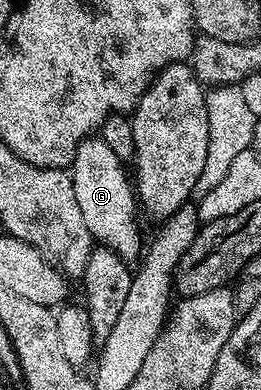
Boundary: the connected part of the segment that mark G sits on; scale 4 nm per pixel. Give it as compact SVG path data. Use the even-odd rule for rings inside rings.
M92 136L79 144L71 165L70 176L72 186L75 187L79 210L82 211L83 222L86 223L94 241L119 254L126 262L133 262L142 255L143 240L141 244L136 191L125 168L124 161L117 158L101 137Z

